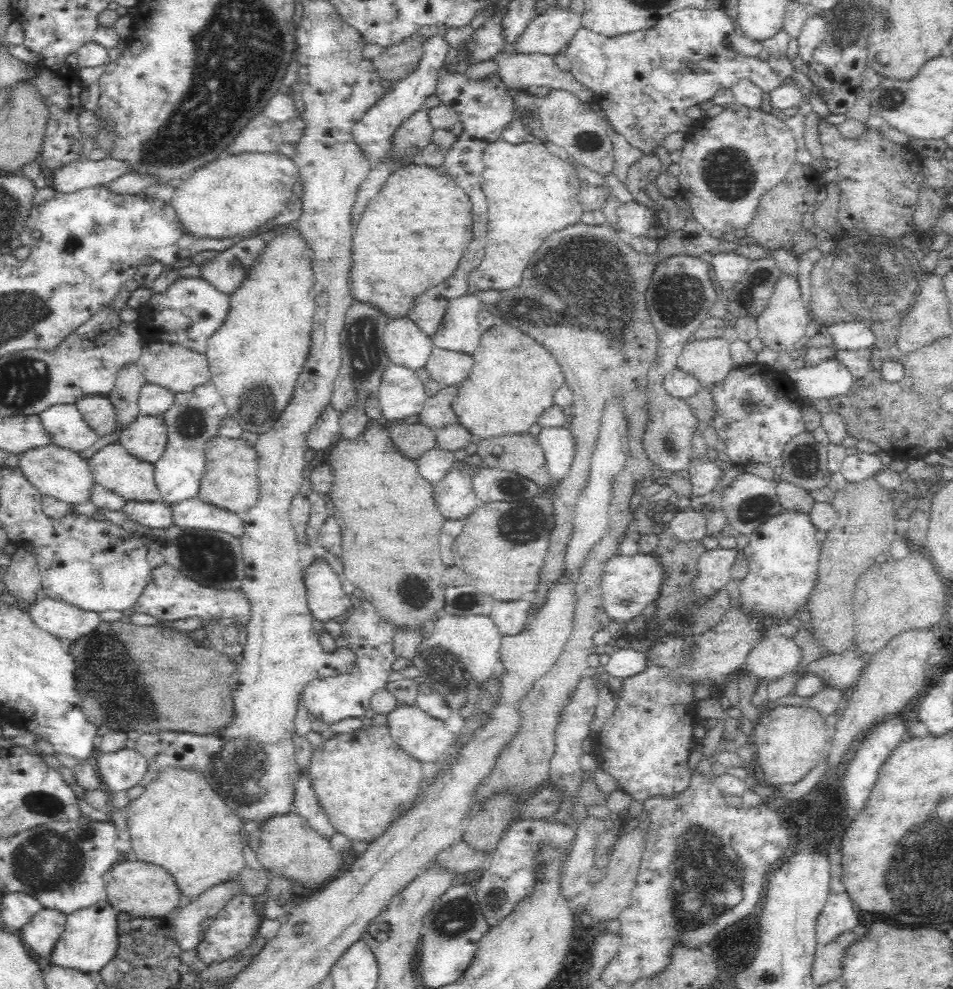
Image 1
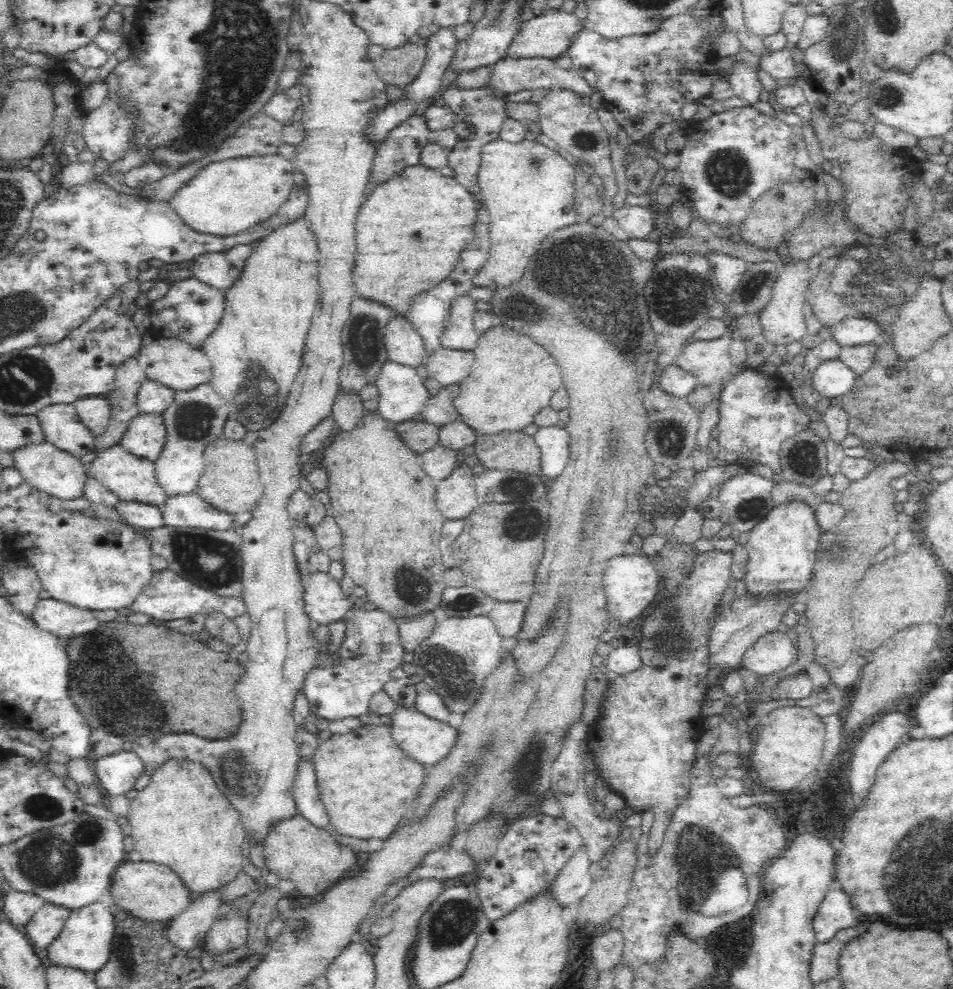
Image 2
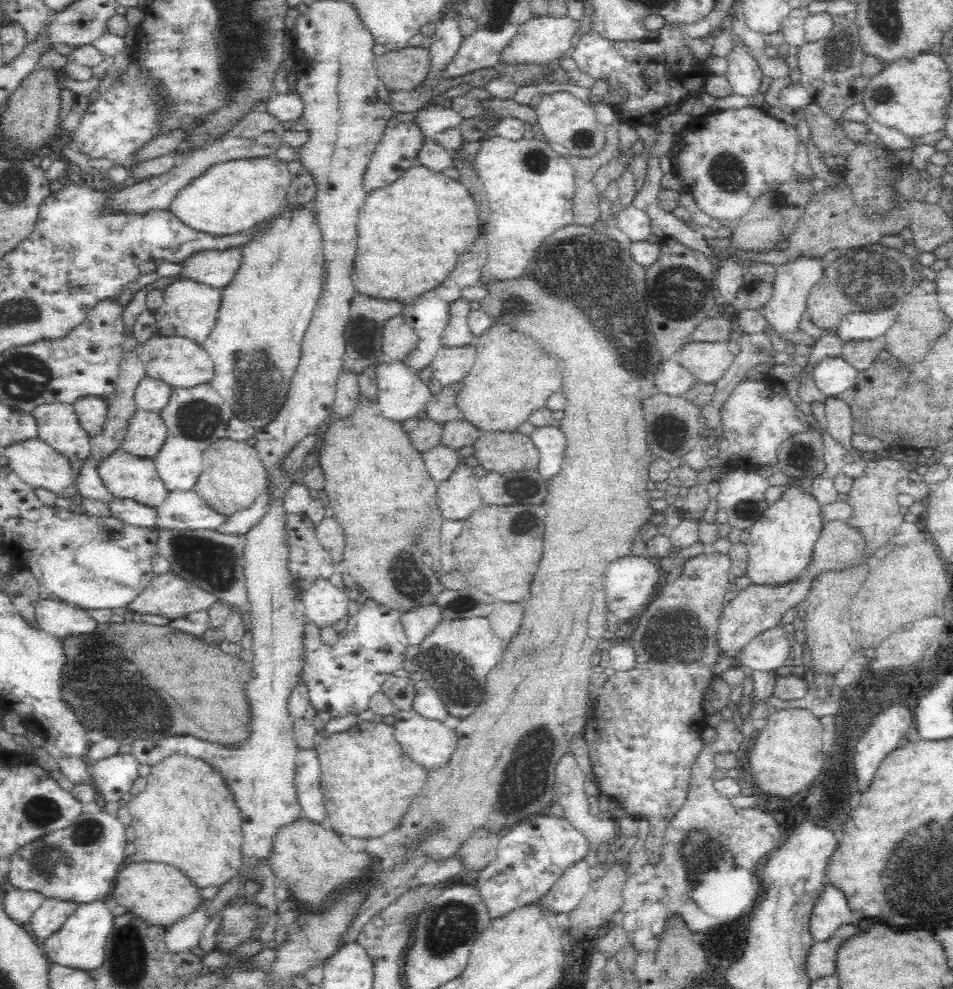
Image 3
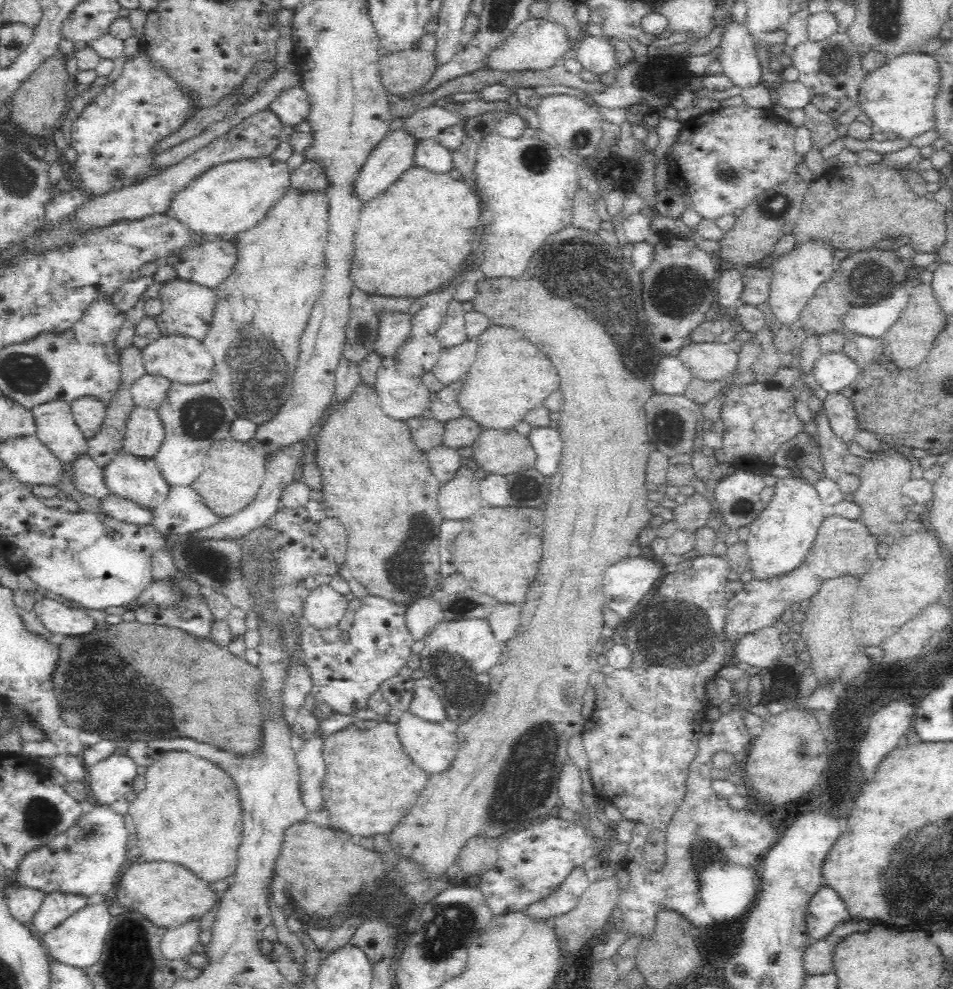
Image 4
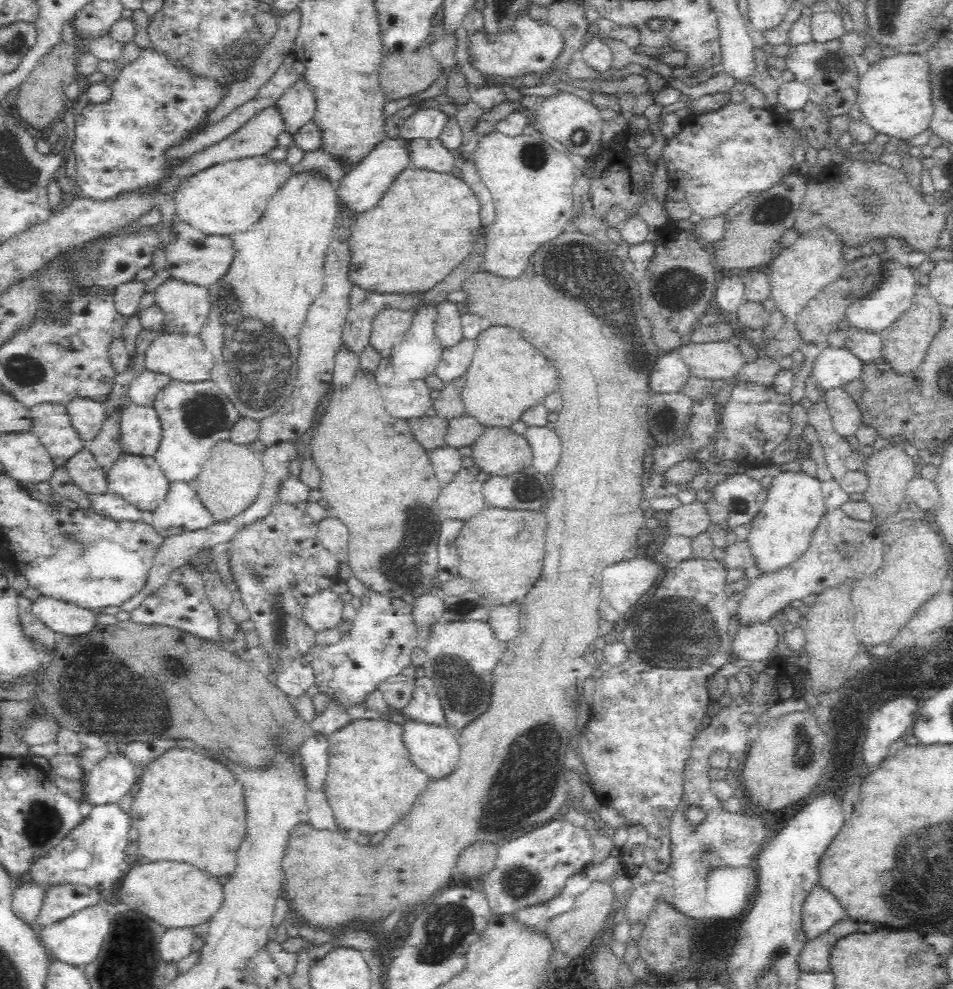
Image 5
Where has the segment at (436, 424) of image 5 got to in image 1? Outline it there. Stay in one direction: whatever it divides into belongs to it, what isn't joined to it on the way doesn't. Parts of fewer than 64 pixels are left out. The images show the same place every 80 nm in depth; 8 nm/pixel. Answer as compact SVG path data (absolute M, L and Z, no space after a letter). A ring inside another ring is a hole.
M404 421L388 425L390 439L405 454L406 458L416 459L423 452L437 447L436 433L432 427L420 422L406 424Z

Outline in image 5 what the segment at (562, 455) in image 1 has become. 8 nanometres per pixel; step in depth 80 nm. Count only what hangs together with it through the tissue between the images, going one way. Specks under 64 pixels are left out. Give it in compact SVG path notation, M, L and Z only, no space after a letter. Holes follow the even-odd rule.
M529 426L523 434L531 446L532 468L550 476L560 460L560 439L549 426Z

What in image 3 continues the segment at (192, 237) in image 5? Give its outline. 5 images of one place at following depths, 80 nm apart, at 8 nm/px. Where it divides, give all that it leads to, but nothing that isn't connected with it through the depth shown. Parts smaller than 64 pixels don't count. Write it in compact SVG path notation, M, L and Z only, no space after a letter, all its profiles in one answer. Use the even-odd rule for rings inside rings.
M231 247L192 253L179 262L182 266L179 276L212 288L223 289L232 280L234 271L239 267L241 249Z

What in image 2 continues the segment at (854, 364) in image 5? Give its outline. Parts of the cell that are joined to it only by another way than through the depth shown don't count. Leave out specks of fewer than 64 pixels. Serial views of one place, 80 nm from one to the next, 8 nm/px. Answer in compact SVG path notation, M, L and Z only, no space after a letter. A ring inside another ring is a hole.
M839 358L824 360L812 374L814 388L826 398L834 398L850 391L857 374Z

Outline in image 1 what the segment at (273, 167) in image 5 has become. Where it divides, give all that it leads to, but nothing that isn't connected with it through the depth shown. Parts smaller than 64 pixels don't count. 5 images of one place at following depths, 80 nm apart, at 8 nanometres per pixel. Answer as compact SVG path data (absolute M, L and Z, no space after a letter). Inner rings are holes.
M279 150L270 154L242 153L220 158L196 170L173 191L171 205L191 234L232 238L256 230L292 200L292 185L300 179L294 162Z

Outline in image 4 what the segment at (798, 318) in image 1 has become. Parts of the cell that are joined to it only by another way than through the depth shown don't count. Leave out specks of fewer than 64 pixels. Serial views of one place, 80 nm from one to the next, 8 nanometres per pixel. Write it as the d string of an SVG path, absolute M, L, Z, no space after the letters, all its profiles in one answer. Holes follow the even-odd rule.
M814 238L808 242L796 243L795 248L775 257L771 268L771 283L768 304L780 324L796 323L803 308L817 292L818 286L830 281L838 270L839 261L834 258L837 249L828 240Z

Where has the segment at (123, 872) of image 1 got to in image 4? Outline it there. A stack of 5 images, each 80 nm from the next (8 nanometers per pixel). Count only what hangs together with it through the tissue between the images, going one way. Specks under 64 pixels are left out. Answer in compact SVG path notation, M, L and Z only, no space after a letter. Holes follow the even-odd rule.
M146 862L129 866L113 892L118 894L120 904L128 910L144 915L156 926L176 928L194 920L200 921L219 903L221 895L216 894L210 883L186 866L174 862Z

